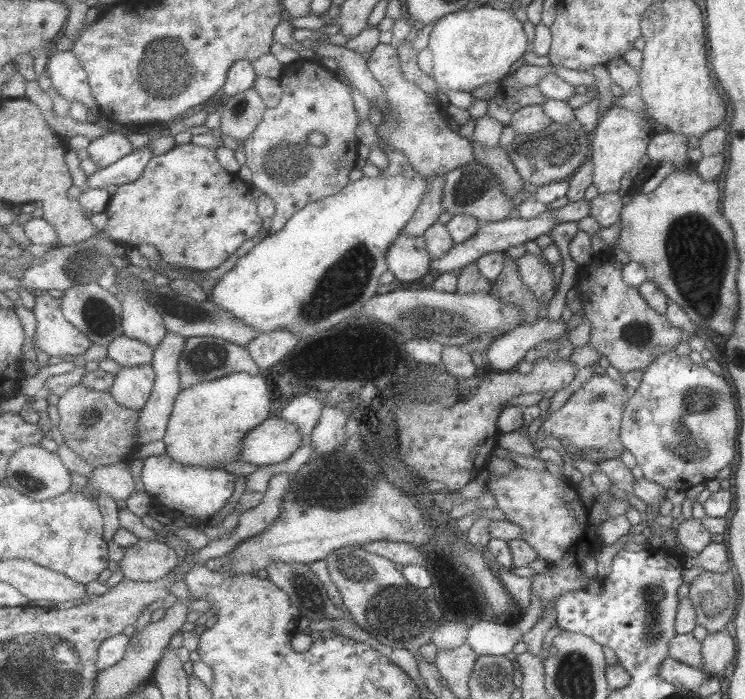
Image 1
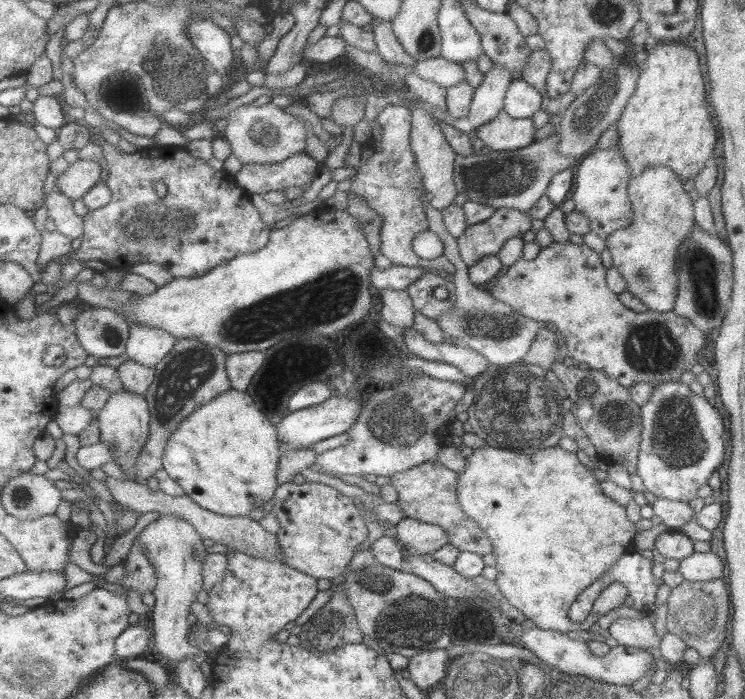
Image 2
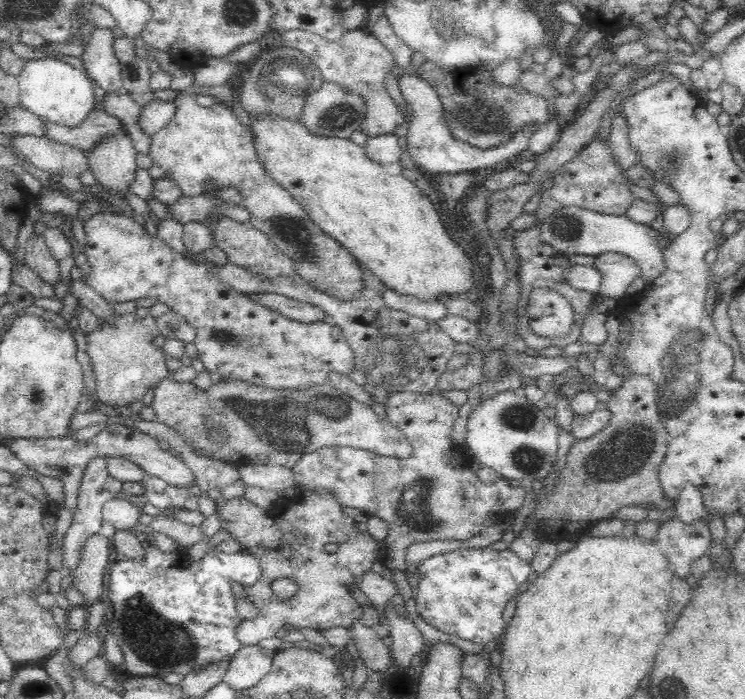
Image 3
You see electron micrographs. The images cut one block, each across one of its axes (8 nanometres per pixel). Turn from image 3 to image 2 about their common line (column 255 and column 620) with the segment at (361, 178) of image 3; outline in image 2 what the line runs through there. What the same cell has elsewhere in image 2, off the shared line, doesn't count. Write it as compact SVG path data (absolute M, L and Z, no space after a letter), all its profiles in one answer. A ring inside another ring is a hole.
M657 42L651 51L641 52L640 65L635 90L616 122L619 151L627 161L629 178L643 173L643 169L647 167L665 165L681 181L686 182L688 178L695 178L703 168L717 142L711 111L707 108L708 103L705 102L705 84L699 68L699 57L685 42Z

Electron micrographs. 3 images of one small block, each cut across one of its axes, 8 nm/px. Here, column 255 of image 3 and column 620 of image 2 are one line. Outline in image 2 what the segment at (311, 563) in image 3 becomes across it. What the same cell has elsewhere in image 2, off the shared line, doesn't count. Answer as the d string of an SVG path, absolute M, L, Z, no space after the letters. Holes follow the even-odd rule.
M529 437L513 449L493 448L486 444L473 450L464 460L464 470L458 473L458 501L463 513L473 519L491 541L495 556L494 582L510 606L520 610L526 619L543 630L561 633L588 630L600 616L623 604L628 594L623 584L607 584L593 601L591 612L580 623L569 621L567 610L579 592L599 579L619 556L632 549L637 528L627 519L626 507L603 494L593 470L583 466L573 451L568 452L555 445L533 454L519 453L534 451L527 447L539 448L540 445L541 437ZM615 618L608 632L621 646L637 648L657 648L659 646L660 638L654 633L653 625L647 618Z

